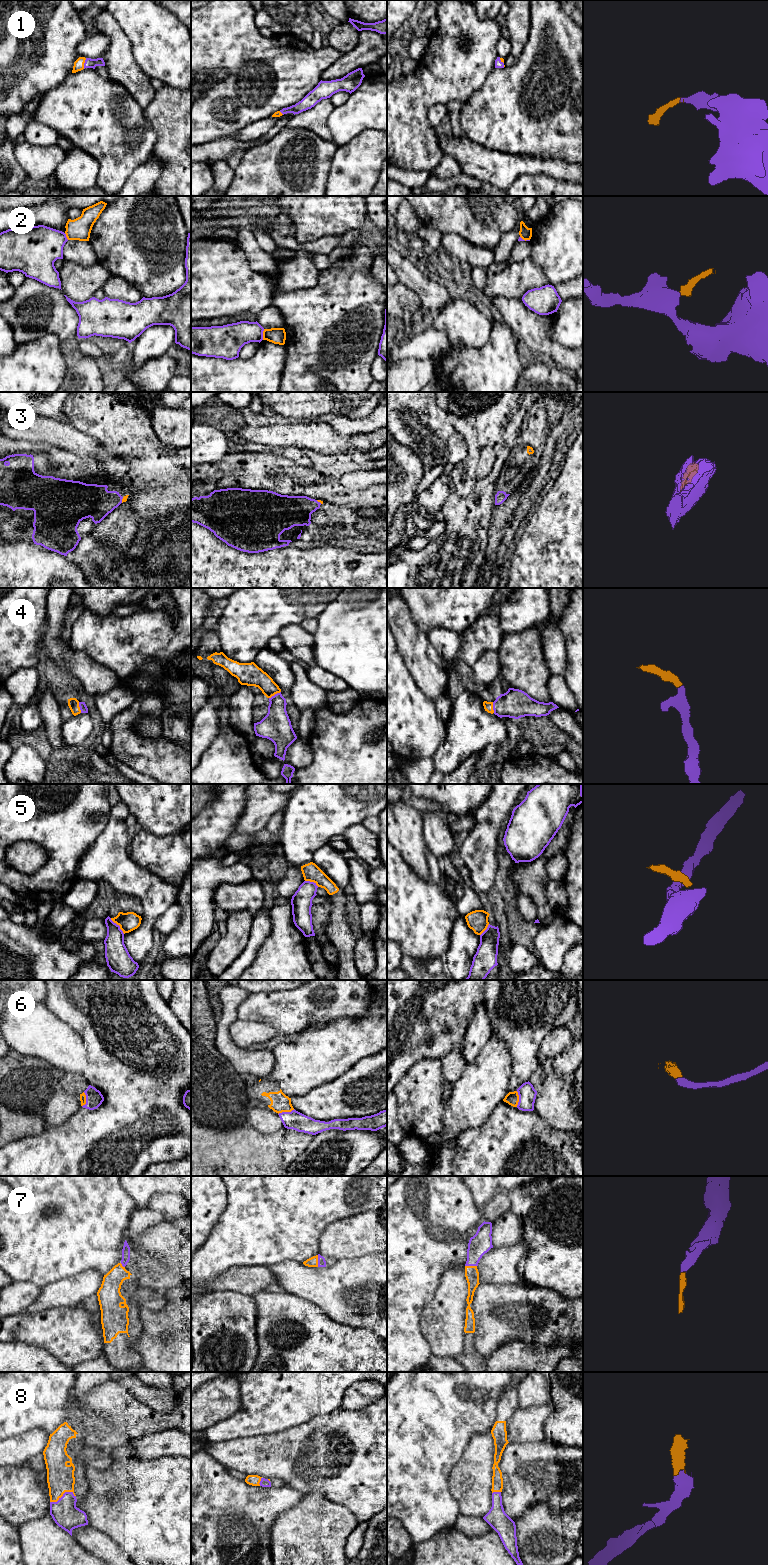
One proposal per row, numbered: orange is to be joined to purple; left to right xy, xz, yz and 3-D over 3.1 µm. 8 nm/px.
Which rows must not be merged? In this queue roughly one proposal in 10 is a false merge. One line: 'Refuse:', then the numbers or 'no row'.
Refuse: 2, 5

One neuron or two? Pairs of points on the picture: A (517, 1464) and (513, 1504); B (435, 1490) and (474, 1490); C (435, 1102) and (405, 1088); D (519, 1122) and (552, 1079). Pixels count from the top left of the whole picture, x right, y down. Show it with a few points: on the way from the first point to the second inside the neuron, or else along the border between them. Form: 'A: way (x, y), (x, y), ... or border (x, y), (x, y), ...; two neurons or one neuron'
A: way (517, 1474), (517, 1494); one neuron
B: border (452, 1467), (449, 1491), (459, 1512); two neurons
C: way (428, 1102), (412, 1090); one neuron
D: border (533, 1110), (551, 1126); two neurons

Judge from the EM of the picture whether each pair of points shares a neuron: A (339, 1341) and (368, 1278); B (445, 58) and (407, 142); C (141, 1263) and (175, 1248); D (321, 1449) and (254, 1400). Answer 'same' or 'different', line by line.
A: different
B: same
C: different
D: different

